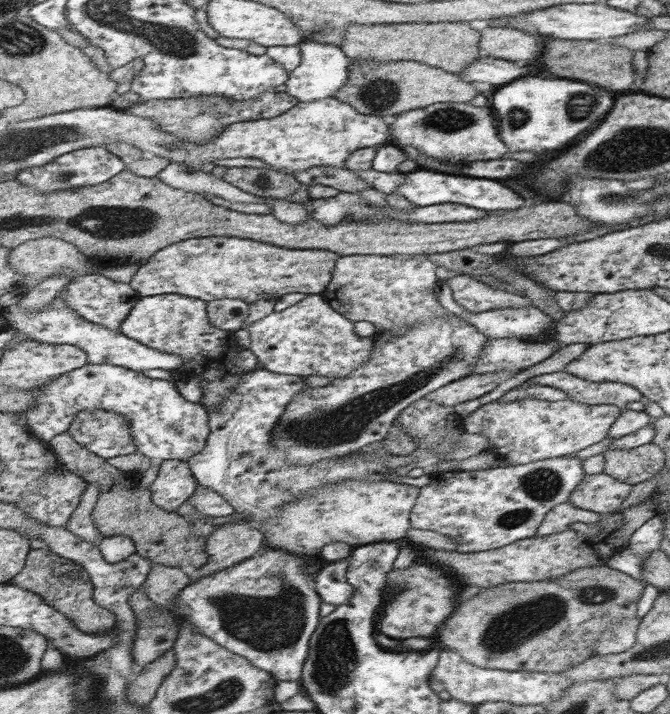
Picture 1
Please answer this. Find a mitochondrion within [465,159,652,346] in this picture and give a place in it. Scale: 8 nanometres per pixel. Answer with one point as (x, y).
(616, 202)

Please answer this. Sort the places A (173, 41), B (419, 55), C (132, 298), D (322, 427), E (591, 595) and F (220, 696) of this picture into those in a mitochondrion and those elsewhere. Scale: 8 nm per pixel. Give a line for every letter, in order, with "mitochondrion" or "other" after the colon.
A: mitochondrion
B: other
C: other
D: mitochondrion
E: mitochondrion
F: mitochondrion

